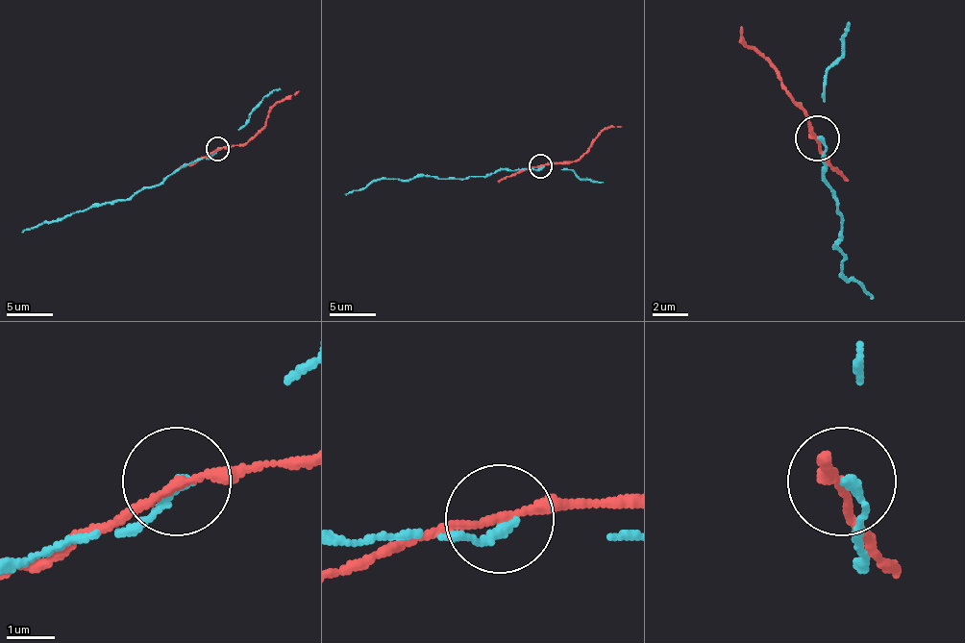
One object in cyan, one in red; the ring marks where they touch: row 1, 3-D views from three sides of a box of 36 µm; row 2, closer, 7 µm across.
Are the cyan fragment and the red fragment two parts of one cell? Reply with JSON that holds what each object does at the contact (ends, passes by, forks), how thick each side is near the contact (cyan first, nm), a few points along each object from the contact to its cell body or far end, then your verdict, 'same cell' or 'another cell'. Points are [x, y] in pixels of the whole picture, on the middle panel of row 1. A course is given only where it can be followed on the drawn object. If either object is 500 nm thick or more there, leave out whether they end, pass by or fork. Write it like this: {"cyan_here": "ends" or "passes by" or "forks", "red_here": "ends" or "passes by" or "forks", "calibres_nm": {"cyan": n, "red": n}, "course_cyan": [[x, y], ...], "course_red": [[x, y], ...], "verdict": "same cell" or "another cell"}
{"cyan_here": "ends", "red_here": "passes by", "calibres_nm": {"cyan": 220, "red": 160}, "course_cyan": [[541, 166], [536, 171], [504, 169], [481, 176], [413, 176], [408, 181], [379, 178], [344, 194]], "course_red": [[541, 166], [569, 164], [589, 148], [604, 130], [622, 127]], "verdict": "another cell"}

